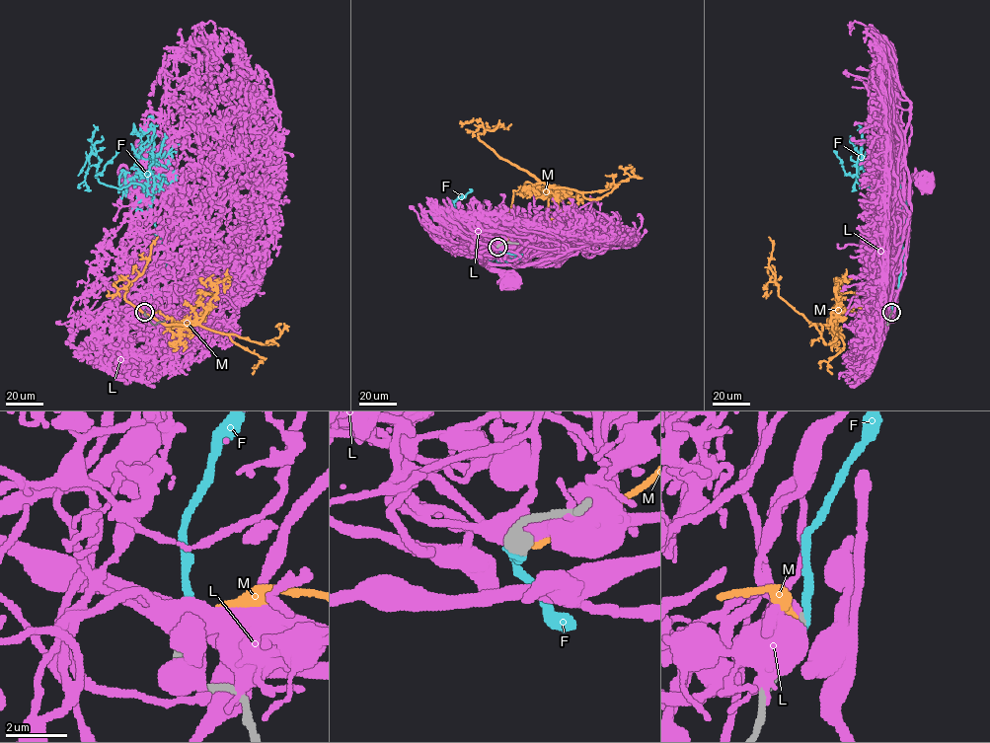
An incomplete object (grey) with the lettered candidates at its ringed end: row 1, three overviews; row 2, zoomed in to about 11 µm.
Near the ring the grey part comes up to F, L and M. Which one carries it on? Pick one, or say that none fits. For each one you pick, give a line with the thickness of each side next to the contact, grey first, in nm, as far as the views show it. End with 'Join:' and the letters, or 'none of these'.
Join: none of these

